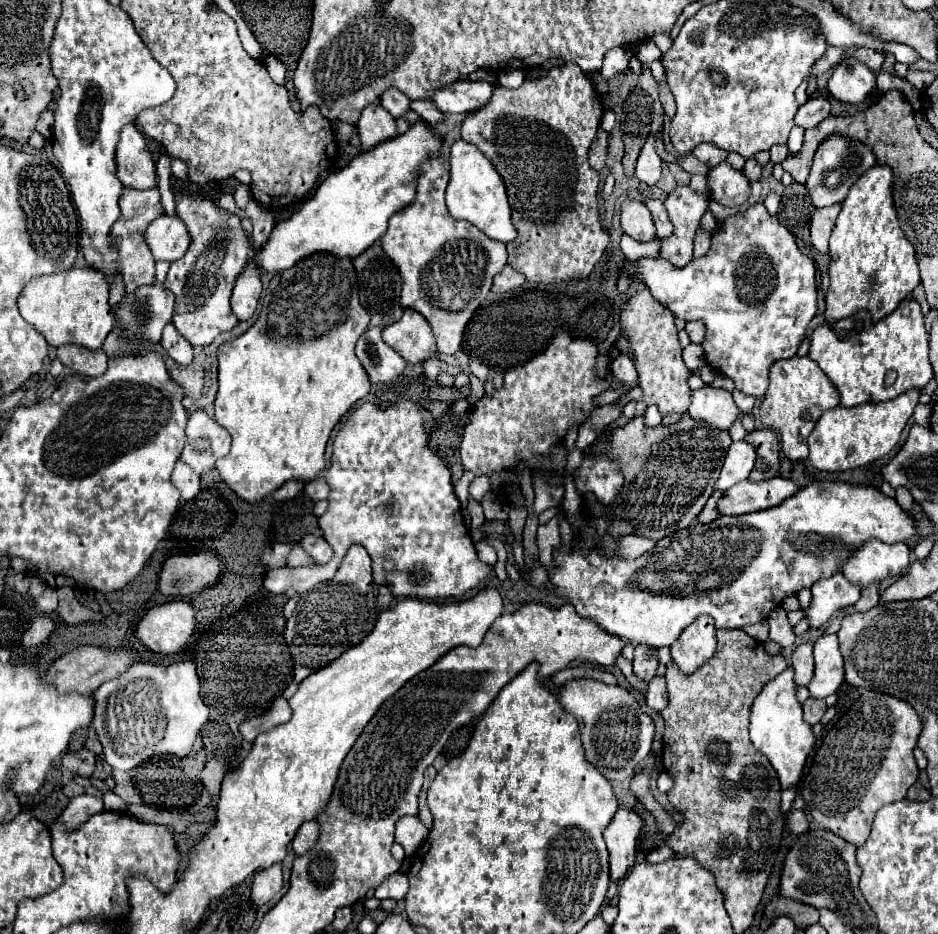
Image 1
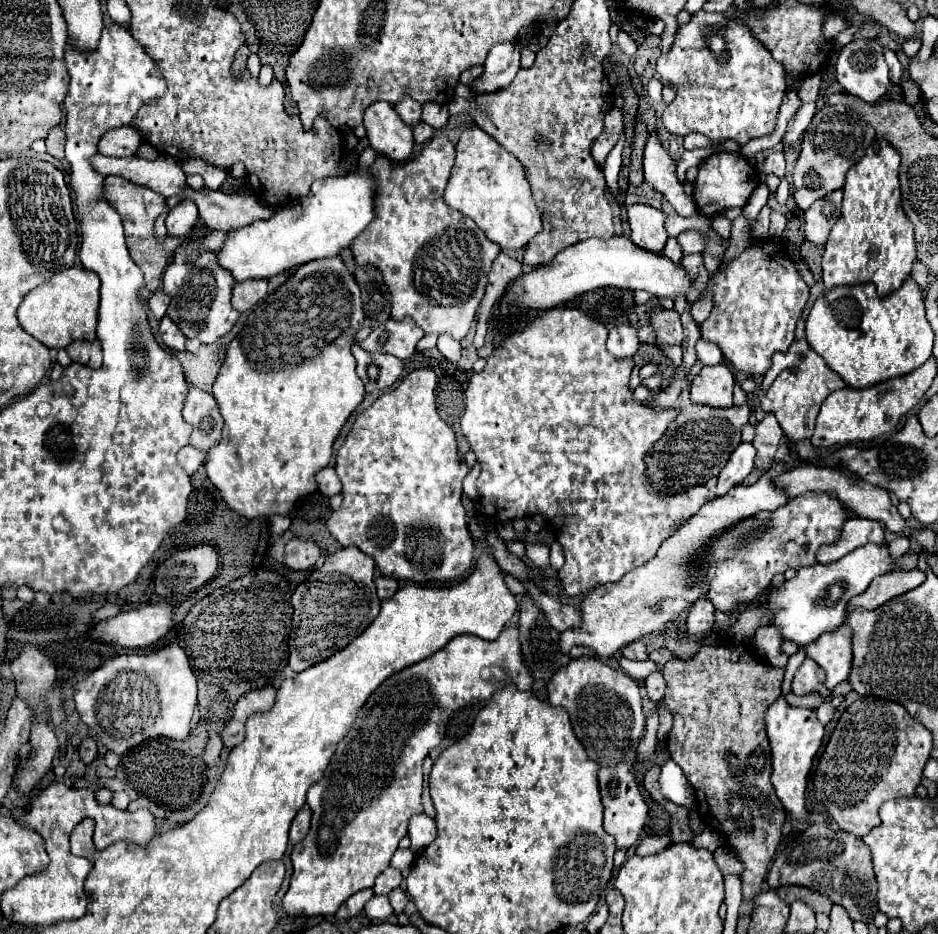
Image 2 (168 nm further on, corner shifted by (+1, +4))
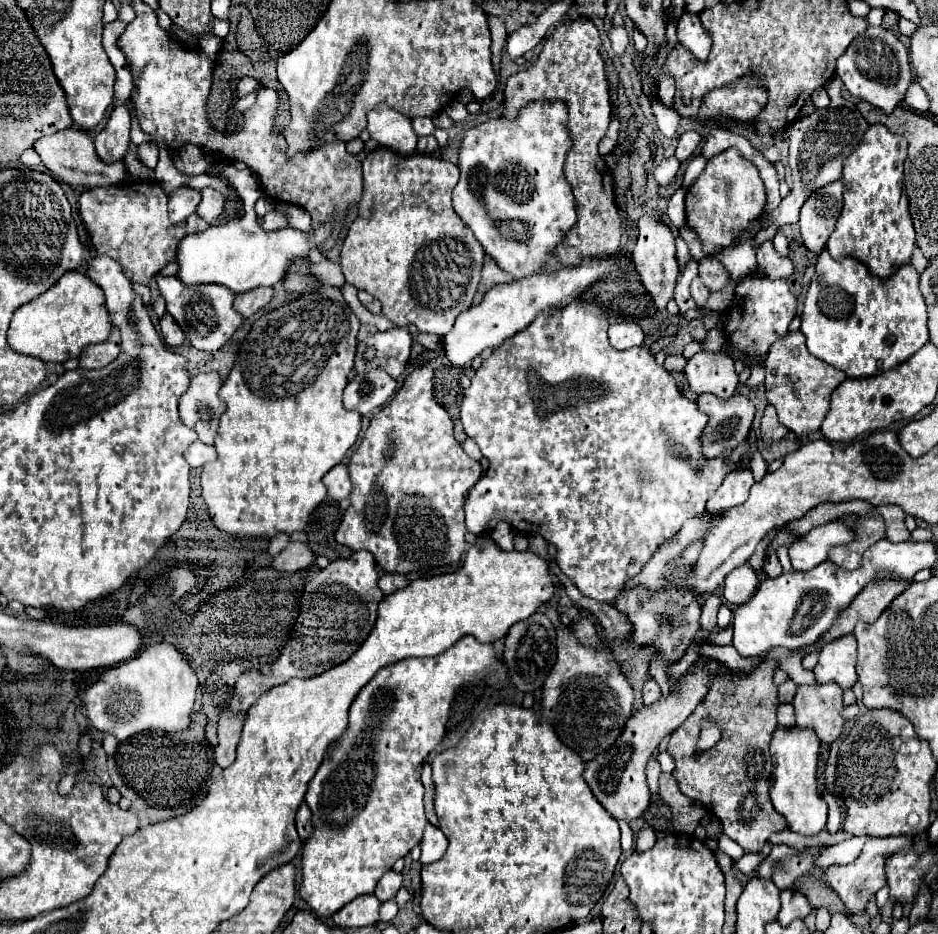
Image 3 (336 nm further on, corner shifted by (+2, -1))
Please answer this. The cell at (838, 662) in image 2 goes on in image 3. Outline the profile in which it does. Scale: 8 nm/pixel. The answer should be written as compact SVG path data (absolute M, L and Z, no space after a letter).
M846 635L836 639L820 649L818 665L814 667L814 675L818 683L836 683L842 689L850 689L856 681L856 639L854 635Z

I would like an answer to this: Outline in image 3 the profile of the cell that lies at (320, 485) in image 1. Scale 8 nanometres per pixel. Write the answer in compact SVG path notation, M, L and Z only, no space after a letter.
M344 463L332 467L326 475L324 475L324 485L328 487L328 495L336 501L342 501L350 495L352 491L352 481L348 475L348 467Z

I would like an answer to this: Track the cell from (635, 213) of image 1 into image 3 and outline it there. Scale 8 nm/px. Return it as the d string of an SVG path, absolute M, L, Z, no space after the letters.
M644 215L638 221L638 231L640 231L640 235L638 235L632 259L634 259L636 269L640 273L642 285L652 295L656 307L658 309L666 309L668 301L674 297L674 285L676 285L676 277L678 277L678 261L676 261L674 235L670 233L670 229L662 221L656 221L656 219L648 217L648 215Z

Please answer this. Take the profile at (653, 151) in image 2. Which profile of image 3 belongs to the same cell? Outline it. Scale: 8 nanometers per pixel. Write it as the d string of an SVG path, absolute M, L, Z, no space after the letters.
M668 157L664 159L660 165L654 167L654 179L660 183L660 185L670 185L676 177L680 169L680 161L676 157Z

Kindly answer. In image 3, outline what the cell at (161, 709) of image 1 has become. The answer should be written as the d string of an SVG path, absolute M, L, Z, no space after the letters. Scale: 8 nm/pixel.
M162 641L148 645L136 657L108 669L100 681L82 693L82 701L96 729L114 733L118 741L124 741L144 729L162 729L170 733L184 731L190 725L196 689L198 679L192 667L174 645Z

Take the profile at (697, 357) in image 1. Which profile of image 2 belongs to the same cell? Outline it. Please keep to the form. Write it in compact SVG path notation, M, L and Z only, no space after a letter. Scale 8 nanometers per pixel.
M689 308L685 314L681 314L685 340L681 344L683 350L683 366L675 372L673 384L663 388L659 394L653 396L651 402L647 402L649 408L671 408L677 412L675 420L671 422L671 428L655 442L655 456L647 458L647 476L651 480L651 486L655 492L685 492L687 488L693 488L695 484L707 484L709 478L717 476L721 468L727 464L731 452L741 442L741 426L749 420L749 406L731 406L731 408L709 408L709 406L697 406L689 400L689 384L687 384L687 372L695 364L695 344L701 338L699 326L693 322Z

